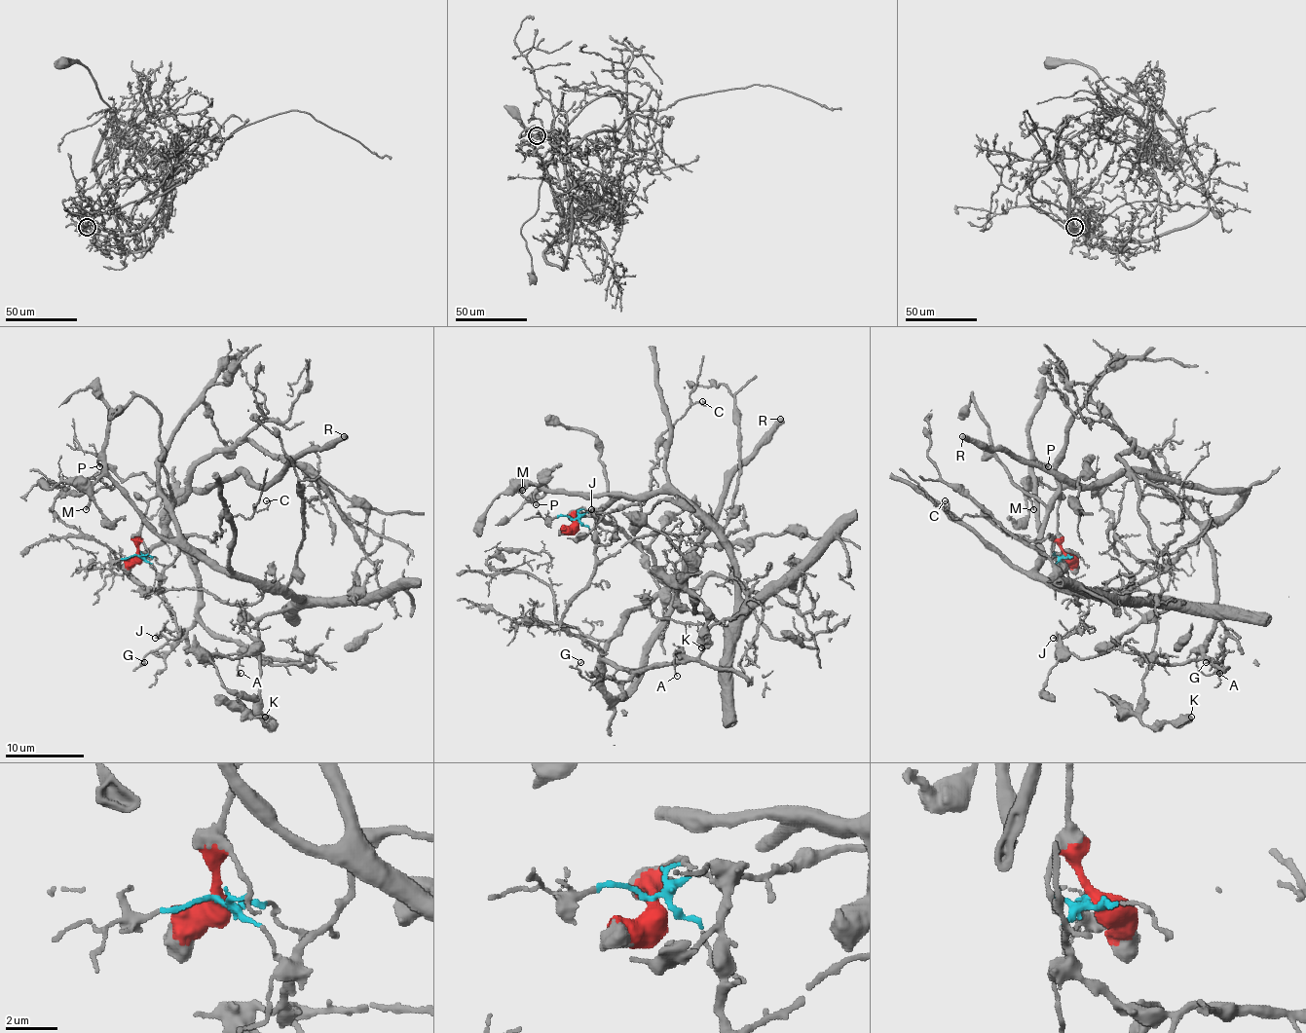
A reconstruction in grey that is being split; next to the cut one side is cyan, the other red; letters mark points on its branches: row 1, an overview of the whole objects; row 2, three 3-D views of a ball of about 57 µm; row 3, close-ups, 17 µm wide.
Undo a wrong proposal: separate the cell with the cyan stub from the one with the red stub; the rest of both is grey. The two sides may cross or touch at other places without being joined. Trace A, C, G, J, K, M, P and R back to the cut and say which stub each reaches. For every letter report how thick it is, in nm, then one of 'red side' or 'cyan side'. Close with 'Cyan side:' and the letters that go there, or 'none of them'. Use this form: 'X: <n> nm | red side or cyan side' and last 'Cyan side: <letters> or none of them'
A: 120 nm | cyan side
C: 120 nm | cyan side
G: 100 nm | cyan side
J: 160 nm | cyan side
K: 700 nm | red side
M: 180 nm | red side
P: 190 nm | red side
R: 550 nm | cyan side
Cyan side: A, C, G, J, R

